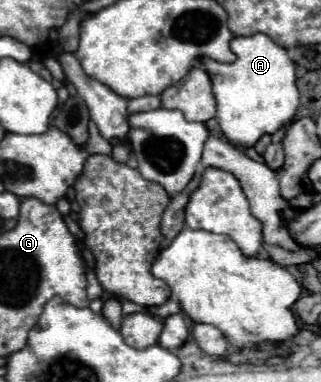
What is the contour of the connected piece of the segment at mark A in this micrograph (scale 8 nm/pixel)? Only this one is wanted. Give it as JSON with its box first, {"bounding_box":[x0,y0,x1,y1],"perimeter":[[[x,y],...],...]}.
{"bounding_box":[200,34,300,146],"perimeter":[[[266,34],[236,36],[230,42],[230,50],[236,54],[232,64],[200,58],[212,80],[212,92],[216,98],[216,120],[224,136],[238,146],[252,146],[256,138],[274,134],[282,126],[290,126],[300,94],[296,88],[294,62],[288,58],[282,46],[276,46]]]}

